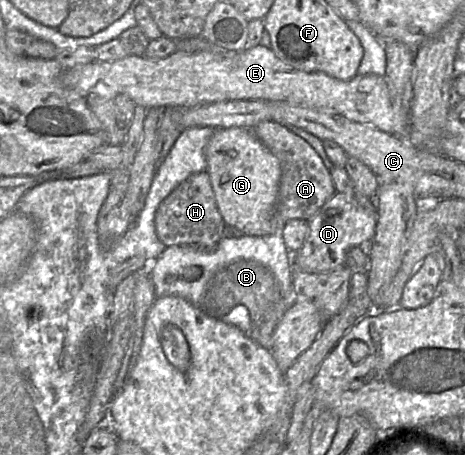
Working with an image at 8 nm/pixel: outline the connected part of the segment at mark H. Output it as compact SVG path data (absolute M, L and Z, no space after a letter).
M207 171L190 175L160 203L155 213L156 234L169 247L189 245L211 251L226 235L227 228L218 210Z

